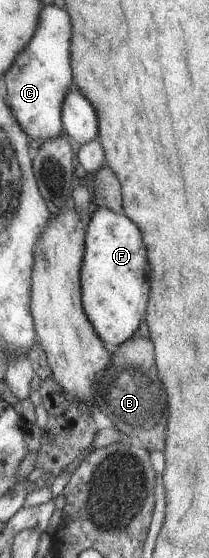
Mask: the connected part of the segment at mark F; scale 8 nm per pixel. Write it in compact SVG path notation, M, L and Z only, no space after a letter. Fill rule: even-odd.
M102 208L89 217L81 268L81 299L84 312L103 344L116 347L130 338L143 320L149 292L149 266L139 230L129 218Z

